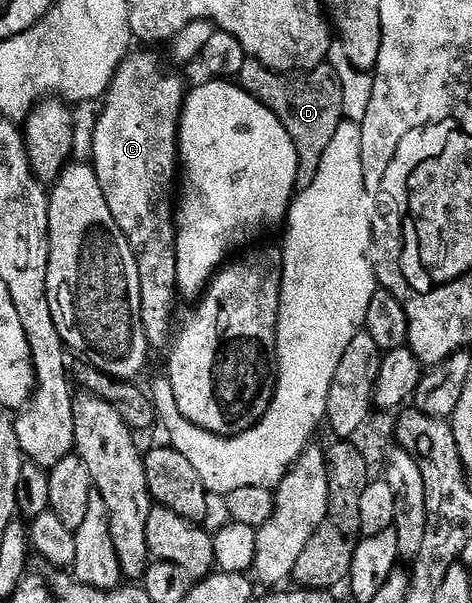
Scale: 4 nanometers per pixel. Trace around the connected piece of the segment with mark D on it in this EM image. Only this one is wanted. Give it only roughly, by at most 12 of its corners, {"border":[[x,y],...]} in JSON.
{"border":[[248,60],[236,82],[296,144],[296,187],[312,188],[344,121],[323,64],[305,76]]}

